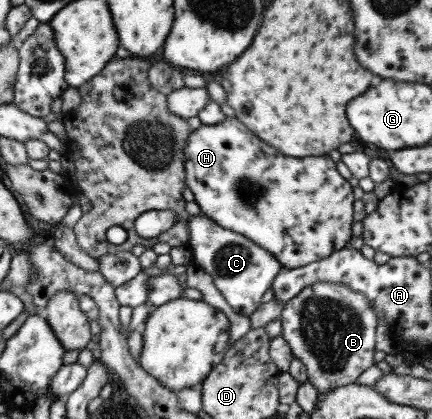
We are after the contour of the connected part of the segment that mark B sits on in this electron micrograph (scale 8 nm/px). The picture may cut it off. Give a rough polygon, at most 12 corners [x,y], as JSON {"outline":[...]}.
{"outline":[[342,283],[283,304],[280,336],[318,393],[375,366],[377,317]]}

